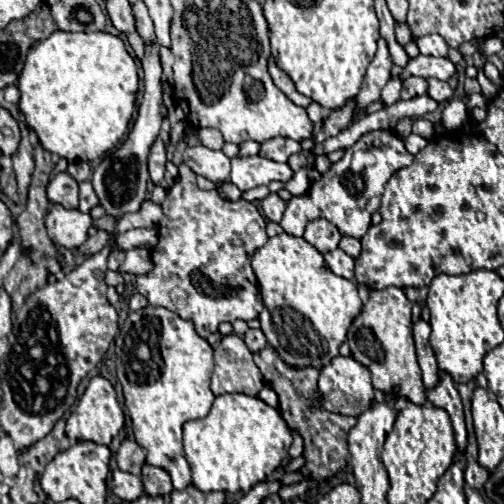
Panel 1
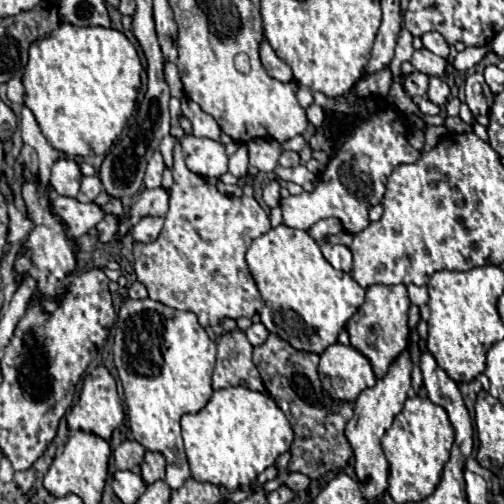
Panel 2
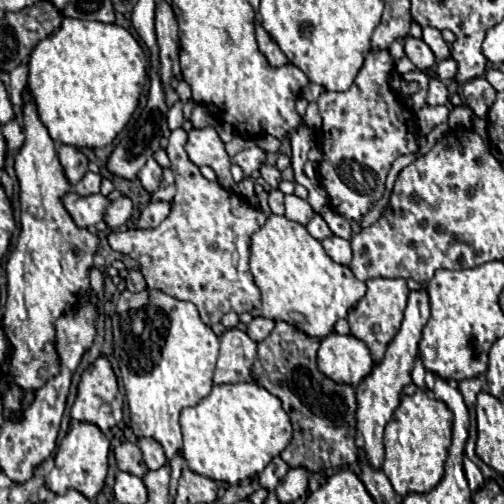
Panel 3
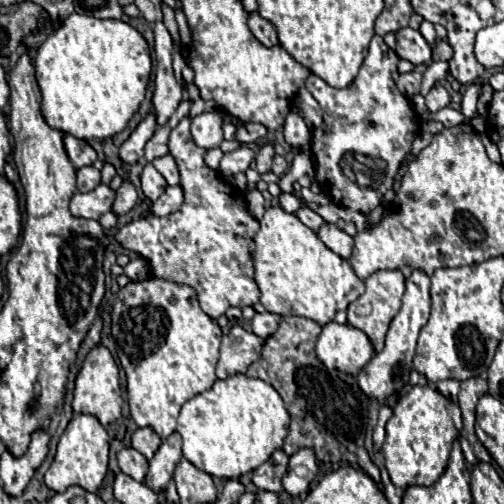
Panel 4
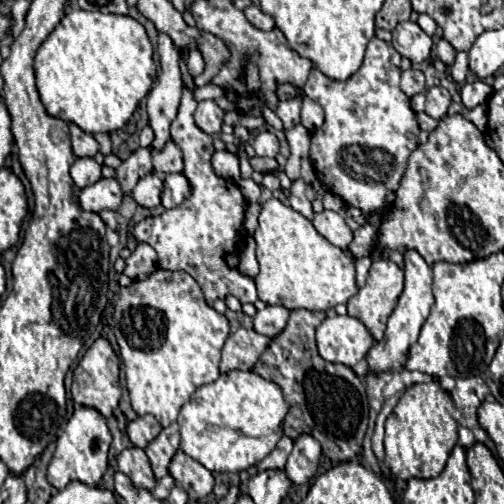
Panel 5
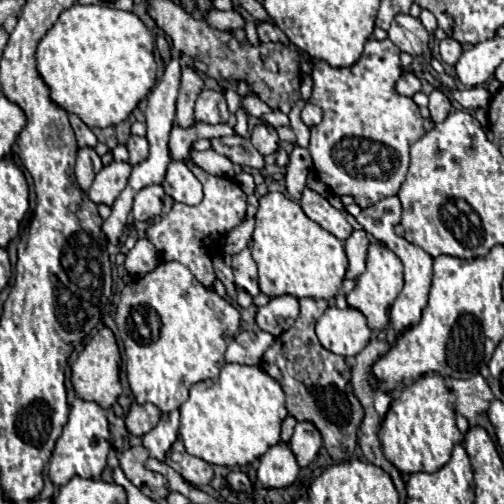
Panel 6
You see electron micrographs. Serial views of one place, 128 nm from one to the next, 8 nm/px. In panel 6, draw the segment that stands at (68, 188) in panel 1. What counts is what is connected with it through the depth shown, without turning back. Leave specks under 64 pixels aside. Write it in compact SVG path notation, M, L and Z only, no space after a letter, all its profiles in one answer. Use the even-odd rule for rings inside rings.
M70 114L70 124L72 124L72 130L76 134L76 140L78 140L78 146L96 146L98 140L96 136L92 134L92 130L76 116L76 114Z

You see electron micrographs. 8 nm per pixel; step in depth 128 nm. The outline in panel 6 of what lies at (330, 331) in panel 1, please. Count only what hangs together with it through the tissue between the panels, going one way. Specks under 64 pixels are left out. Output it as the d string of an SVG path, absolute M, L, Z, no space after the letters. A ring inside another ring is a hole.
M268 192L266 196L260 196L250 252L258 264L260 292L268 294L270 298L292 294L296 298L310 296L332 302L338 296L348 268L342 242L310 220L300 204L282 192Z

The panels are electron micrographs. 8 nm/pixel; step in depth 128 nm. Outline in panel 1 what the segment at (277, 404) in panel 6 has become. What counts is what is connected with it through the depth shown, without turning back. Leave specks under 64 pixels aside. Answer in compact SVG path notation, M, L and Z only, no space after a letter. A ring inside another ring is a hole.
M220 394L208 416L184 424L184 454L192 470L192 484L202 492L248 492L280 466L290 444L292 432L280 412L248 394Z

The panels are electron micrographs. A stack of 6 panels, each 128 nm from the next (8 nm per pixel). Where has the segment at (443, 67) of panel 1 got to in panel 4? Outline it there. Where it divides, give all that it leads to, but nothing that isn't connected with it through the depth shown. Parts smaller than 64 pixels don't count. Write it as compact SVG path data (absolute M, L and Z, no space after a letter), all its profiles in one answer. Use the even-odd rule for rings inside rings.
M400 28L396 32L396 54L414 66L428 64L432 60L432 48L424 36L414 28Z

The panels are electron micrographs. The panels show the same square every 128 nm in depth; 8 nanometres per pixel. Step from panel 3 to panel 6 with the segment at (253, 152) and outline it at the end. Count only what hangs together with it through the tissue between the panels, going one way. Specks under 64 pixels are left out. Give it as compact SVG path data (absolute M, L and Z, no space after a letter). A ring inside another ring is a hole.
M190 150L188 156L184 158L186 164L196 164L200 166L202 170L206 170L208 174L214 174L214 176L228 176L228 178L234 178L234 164L222 156L222 154L216 154L214 150L204 150L204 152L196 152L196 150Z

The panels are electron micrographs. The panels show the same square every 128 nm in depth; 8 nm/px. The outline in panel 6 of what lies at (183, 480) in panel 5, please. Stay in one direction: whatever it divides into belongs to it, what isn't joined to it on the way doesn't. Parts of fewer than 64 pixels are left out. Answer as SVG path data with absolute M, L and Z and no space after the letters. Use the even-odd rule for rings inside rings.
M176 440L172 444L172 448L166 454L166 464L172 466L186 482L190 482L192 486L202 486L202 484L210 484L212 480L212 466L208 462L204 462L202 458L190 456L182 442Z

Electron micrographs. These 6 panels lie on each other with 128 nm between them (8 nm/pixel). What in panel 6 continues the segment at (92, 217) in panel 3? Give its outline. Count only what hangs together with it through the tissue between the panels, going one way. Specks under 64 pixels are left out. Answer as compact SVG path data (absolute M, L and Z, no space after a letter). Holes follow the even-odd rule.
M110 162L108 166L104 166L96 174L92 188L86 192L88 198L92 202L96 202L96 204L108 204L108 206L112 206L112 202L116 200L116 196L128 184L130 170L132 170L132 166L128 162Z

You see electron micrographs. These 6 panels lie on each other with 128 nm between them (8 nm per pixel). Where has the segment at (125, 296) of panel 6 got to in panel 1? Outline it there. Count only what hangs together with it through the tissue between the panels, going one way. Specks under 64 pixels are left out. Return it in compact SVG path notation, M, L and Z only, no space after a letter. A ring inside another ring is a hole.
M146 306L130 312L120 330L116 368L136 442L148 452L146 462L164 468L172 478L172 486L184 490L192 482L192 474L182 450L182 424L204 418L214 402L210 390L214 370L212 346L196 334L192 320L184 320L166 308Z

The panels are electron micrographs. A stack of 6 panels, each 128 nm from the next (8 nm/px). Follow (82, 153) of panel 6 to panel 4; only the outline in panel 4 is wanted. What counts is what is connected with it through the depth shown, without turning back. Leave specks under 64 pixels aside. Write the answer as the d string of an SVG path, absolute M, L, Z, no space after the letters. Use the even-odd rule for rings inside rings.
M82 166L76 170L76 186L80 192L90 192L100 184L100 170L94 166Z

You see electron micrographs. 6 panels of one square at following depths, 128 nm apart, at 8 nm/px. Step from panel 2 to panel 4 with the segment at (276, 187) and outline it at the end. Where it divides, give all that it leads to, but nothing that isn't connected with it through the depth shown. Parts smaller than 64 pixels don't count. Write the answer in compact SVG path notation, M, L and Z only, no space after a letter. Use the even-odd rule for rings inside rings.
M270 142L260 144L260 148L258 148L258 152L256 152L256 170L258 170L260 174L270 172L272 158L274 158L274 146L272 146Z

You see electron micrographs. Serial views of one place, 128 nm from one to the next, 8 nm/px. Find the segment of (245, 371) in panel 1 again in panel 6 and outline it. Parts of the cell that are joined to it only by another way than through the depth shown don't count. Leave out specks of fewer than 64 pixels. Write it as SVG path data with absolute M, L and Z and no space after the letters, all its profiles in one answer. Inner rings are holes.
M252 330L252 332L240 332L234 336L234 340L228 344L226 350L226 362L236 362L236 364L246 364L254 366L260 364L262 354L270 348L274 342L274 336L262 330Z

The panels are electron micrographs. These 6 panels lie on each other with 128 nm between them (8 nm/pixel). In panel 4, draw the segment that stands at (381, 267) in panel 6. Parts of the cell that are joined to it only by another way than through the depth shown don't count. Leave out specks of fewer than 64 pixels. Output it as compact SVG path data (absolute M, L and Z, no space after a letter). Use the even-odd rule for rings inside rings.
M378 270L364 284L366 292L348 306L348 322L366 332L374 350L380 352L380 348L384 348L388 324L392 322L392 316L396 316L396 312L400 310L400 300L404 296L404 276L400 270Z

